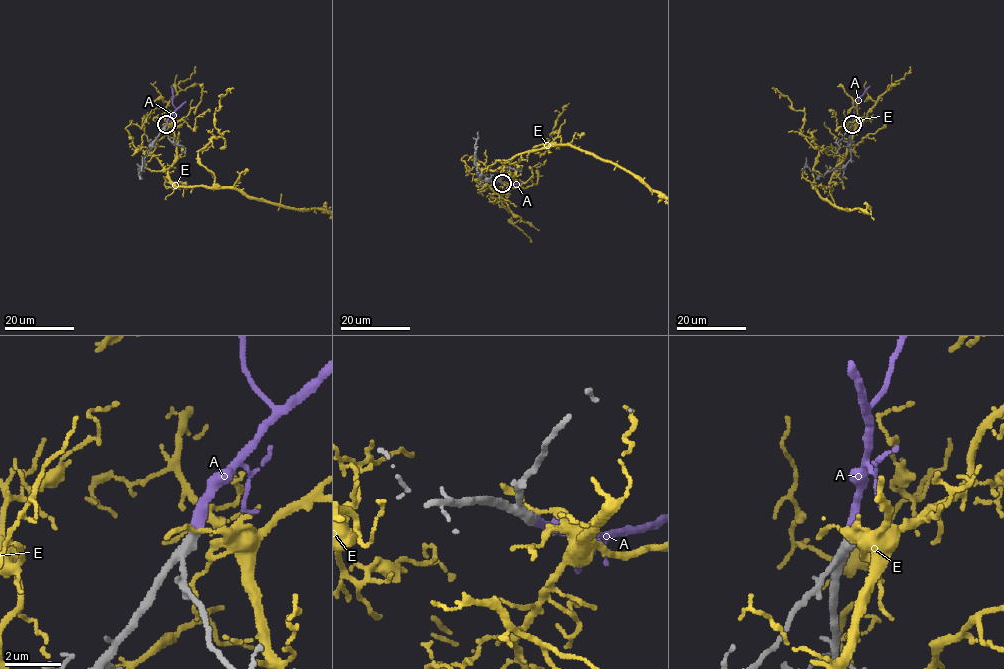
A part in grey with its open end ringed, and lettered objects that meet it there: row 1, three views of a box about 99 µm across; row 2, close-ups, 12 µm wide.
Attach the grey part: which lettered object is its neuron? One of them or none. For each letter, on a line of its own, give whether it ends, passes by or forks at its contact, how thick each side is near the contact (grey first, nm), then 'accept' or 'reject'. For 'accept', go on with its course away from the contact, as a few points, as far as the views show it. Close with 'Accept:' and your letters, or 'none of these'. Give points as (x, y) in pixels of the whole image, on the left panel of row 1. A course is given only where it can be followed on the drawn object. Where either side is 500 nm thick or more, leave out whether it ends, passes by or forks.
A: it ends | 440/400 nm | accept | via (166, 123), (175, 108), (170, 86)
E: it passes by | 420/130 nm | reject
Accept: A

